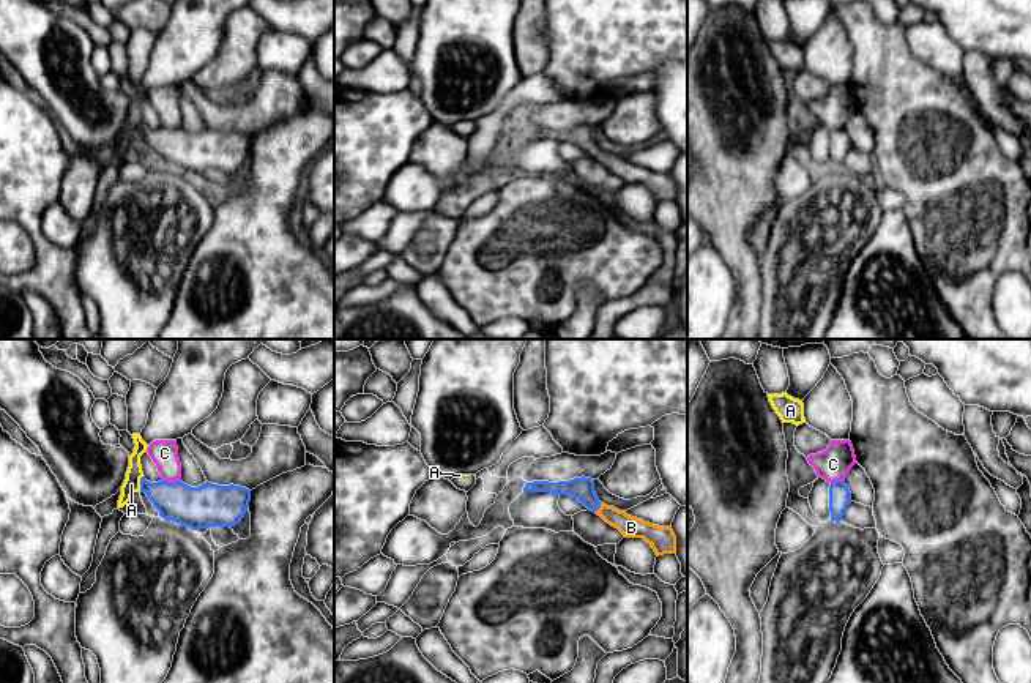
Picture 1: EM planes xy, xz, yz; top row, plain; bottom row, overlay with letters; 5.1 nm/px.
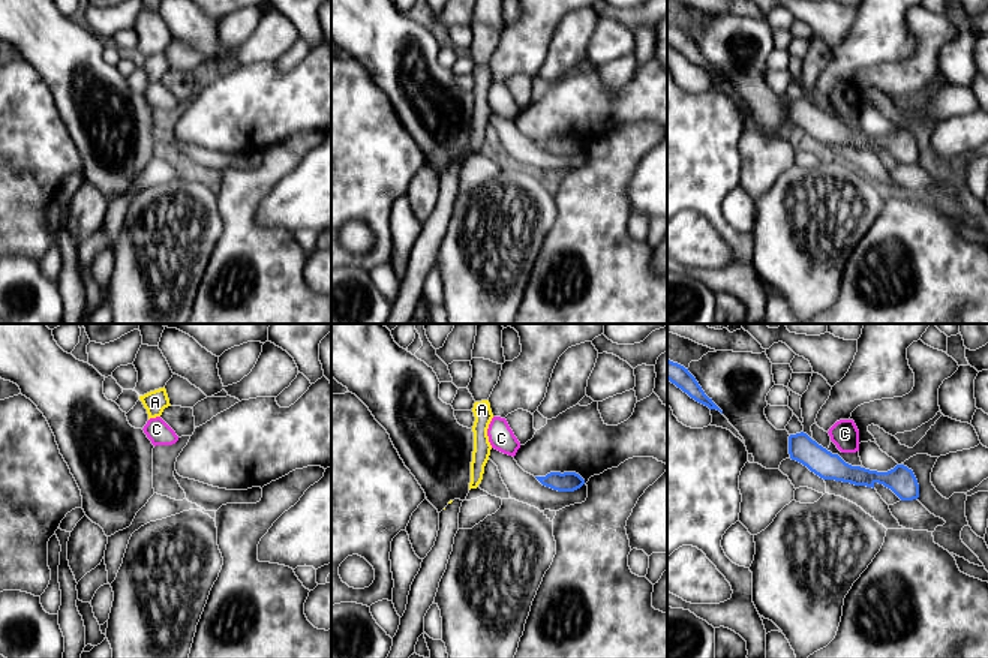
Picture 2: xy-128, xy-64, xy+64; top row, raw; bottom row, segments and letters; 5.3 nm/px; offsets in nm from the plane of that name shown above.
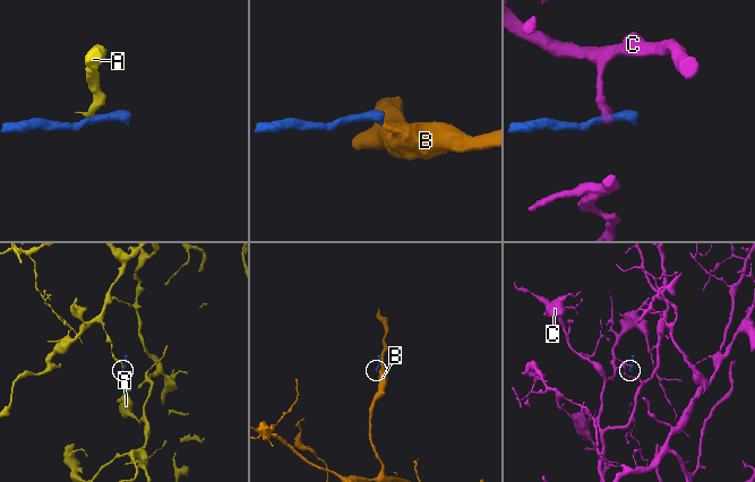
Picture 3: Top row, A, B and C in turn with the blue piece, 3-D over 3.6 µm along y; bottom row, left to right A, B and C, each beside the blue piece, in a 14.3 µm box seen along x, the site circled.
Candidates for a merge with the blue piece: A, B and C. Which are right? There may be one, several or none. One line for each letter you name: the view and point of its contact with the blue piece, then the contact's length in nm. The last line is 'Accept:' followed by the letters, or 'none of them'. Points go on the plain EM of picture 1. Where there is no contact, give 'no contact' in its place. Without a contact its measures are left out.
B: meets blue in xz at (598, 155); contact 60 nm long
Accept: B

